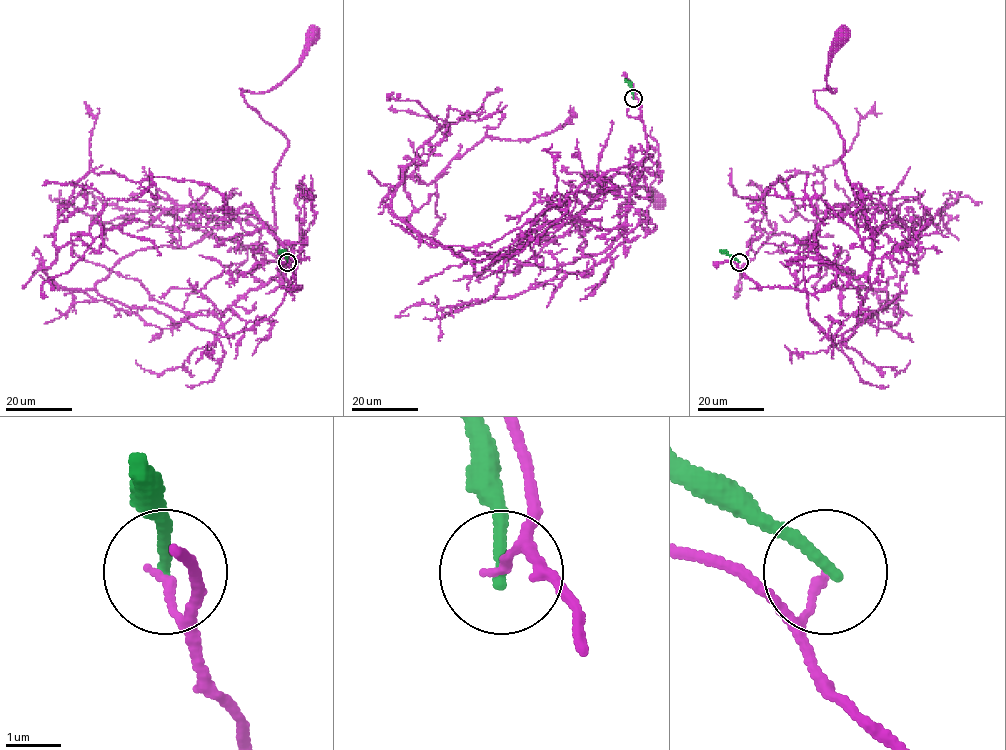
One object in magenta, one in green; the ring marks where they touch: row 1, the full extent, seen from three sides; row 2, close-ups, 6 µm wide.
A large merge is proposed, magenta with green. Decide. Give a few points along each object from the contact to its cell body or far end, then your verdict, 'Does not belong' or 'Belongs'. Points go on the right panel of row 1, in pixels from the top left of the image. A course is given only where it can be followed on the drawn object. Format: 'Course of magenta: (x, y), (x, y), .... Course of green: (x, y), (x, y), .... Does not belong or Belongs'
Course of magenta: (738, 262), (760, 286), (812, 294), (868, 269), (844, 140), (815, 99), (836, 89), (827, 67), (844, 36). Course of green: (738, 262), (719, 251). Does not belong

